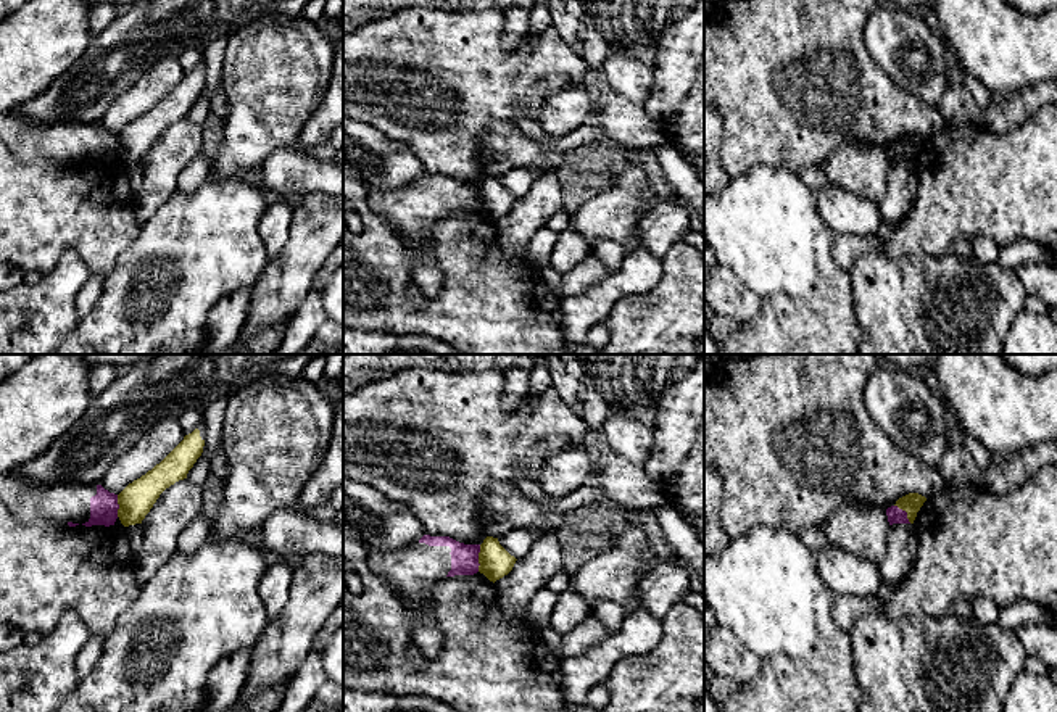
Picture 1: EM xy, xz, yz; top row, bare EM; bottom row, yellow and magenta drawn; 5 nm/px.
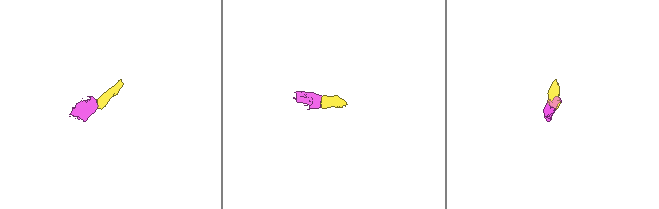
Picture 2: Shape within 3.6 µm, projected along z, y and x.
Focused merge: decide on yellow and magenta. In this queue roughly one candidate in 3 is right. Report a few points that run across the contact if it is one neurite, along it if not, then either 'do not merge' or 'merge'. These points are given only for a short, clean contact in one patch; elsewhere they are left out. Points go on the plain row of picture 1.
xz (480, 184), (477, 210) | do not merge

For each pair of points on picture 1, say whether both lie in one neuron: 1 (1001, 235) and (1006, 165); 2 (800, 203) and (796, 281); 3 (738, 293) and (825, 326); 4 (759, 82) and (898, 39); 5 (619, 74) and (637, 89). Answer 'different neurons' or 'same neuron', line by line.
1: same neuron
2: same neuron
3: different neurons
4: different neurons
5: same neuron

